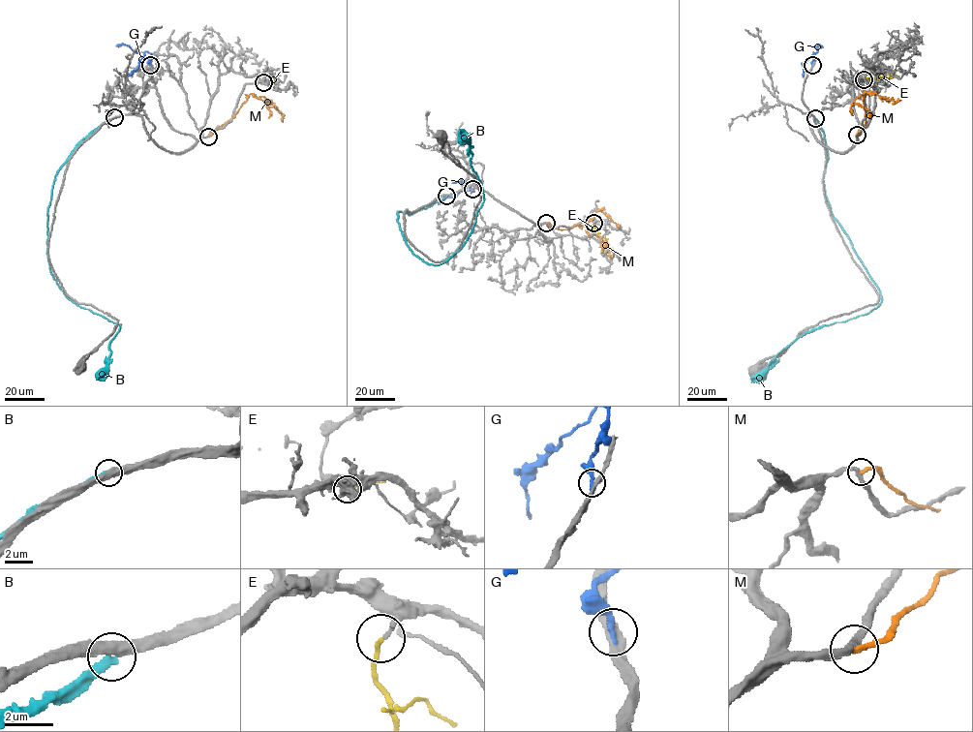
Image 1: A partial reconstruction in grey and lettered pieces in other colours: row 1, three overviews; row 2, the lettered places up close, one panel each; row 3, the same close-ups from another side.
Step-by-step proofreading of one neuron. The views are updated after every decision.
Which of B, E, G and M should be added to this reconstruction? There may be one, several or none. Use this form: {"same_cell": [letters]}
{"same_cell": []}

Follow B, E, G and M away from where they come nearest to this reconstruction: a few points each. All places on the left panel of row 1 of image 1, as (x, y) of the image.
B: (114, 117), (90, 133), (59, 169), (47, 221), (47, 259), (58, 287), (80, 307), (120, 324), (98, 379)
E: (263, 82), (275, 81), (269, 78)
G: (150, 65), (151, 53), (136, 52), (121, 44), (116, 45)
M: (208, 137), (233, 117), (250, 94), (262, 101), (266, 106), (274, 106), (280, 111), (282, 122)

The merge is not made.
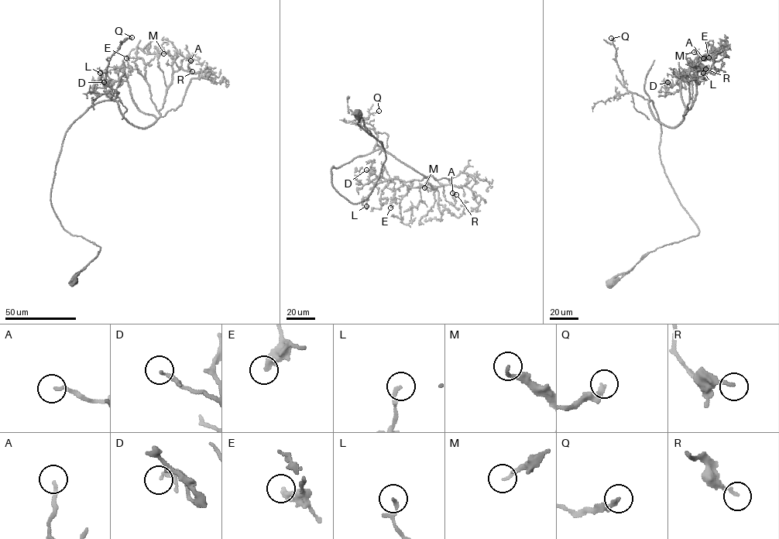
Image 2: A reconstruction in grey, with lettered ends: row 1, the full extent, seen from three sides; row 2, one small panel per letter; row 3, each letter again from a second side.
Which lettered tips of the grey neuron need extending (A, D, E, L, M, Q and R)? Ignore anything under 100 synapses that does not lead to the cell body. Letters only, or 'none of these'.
none of these

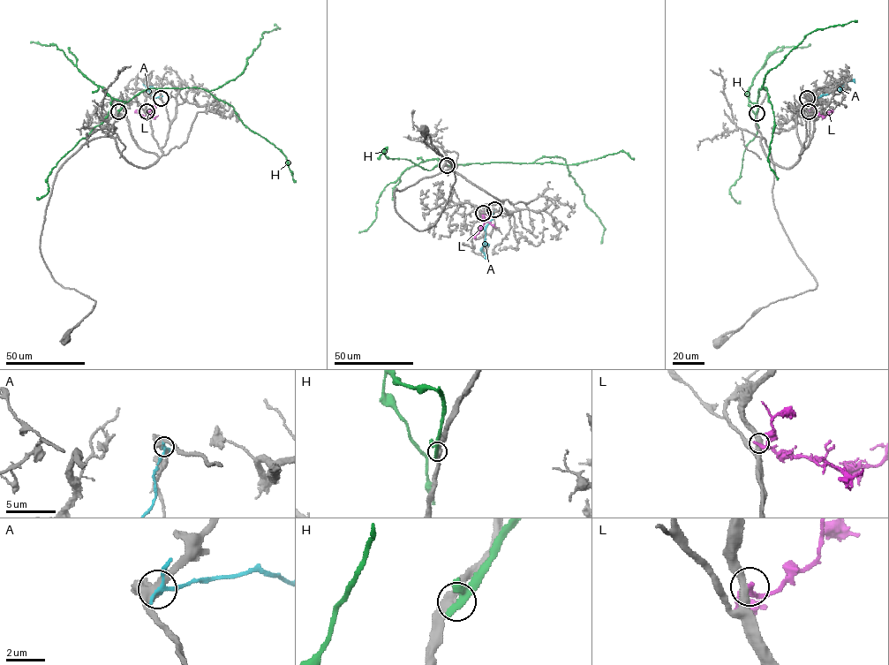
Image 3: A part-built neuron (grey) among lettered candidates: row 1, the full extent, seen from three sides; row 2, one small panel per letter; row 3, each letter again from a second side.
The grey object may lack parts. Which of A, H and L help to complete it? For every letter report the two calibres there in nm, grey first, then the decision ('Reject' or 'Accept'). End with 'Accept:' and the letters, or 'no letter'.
A: Thickness 380 nm (grey) against 200 nm. Reject
H: Thickness 320 nm (grey) against 340 nm. Reject
L: Thickness 420 nm (grey) against 200 nm. Reject
Accept: no letter

